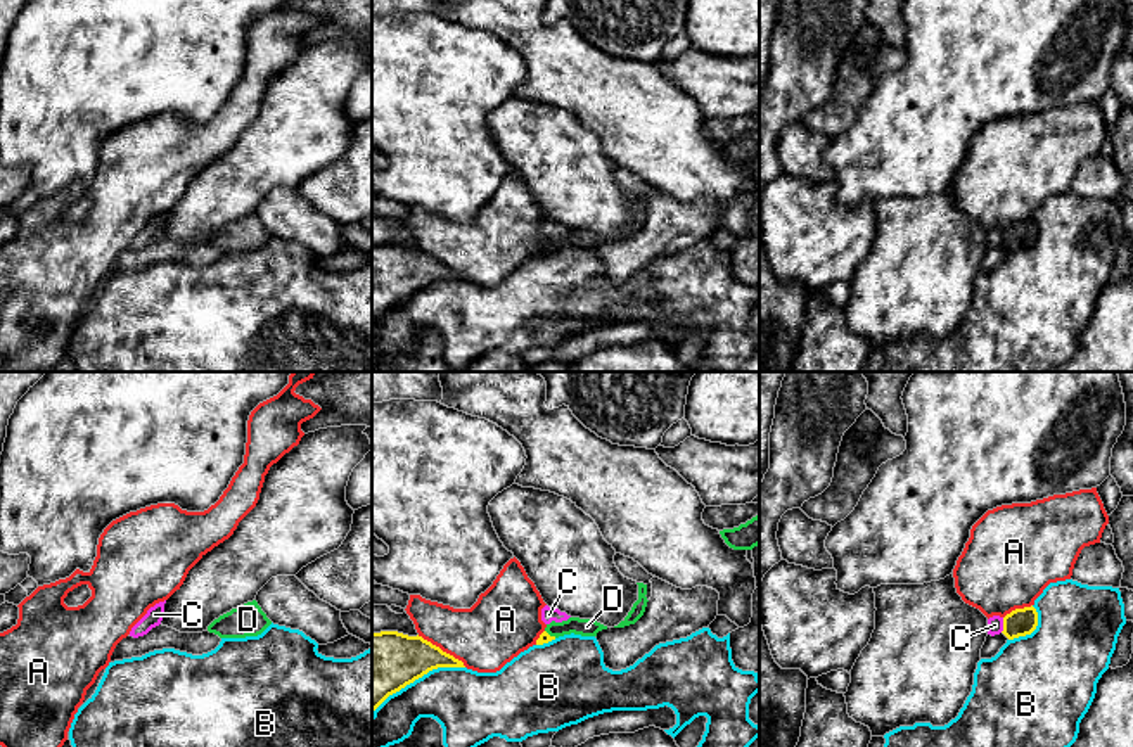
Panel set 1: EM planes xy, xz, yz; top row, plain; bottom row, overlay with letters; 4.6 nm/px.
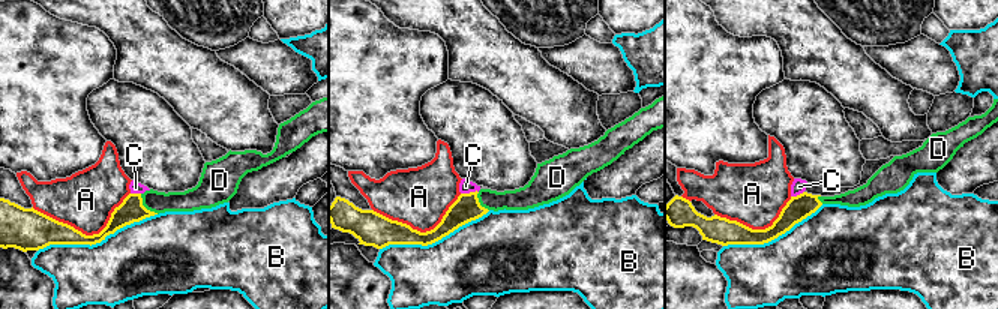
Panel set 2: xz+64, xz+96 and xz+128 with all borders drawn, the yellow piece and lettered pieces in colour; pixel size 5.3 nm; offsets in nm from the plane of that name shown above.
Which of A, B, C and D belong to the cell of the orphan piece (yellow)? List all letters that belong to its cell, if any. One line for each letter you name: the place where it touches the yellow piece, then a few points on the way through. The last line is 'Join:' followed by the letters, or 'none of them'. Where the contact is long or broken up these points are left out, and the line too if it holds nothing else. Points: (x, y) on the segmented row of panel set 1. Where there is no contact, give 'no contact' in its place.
D: xz (549, 635) | across xz (544, 638), (549, 635), (573, 625)
Join: D

